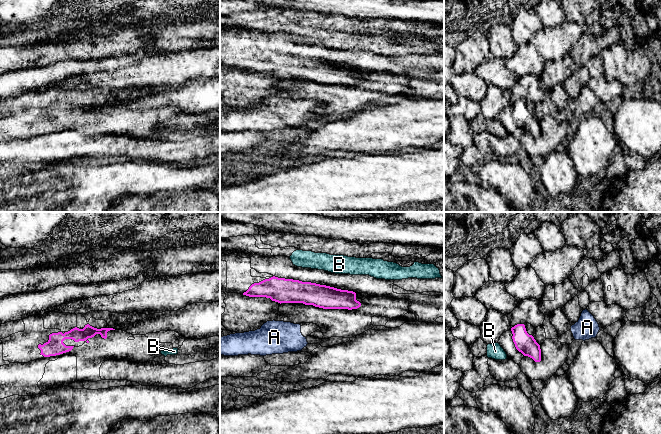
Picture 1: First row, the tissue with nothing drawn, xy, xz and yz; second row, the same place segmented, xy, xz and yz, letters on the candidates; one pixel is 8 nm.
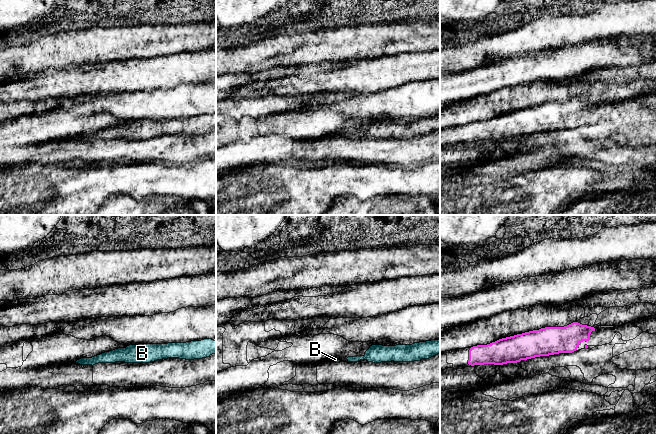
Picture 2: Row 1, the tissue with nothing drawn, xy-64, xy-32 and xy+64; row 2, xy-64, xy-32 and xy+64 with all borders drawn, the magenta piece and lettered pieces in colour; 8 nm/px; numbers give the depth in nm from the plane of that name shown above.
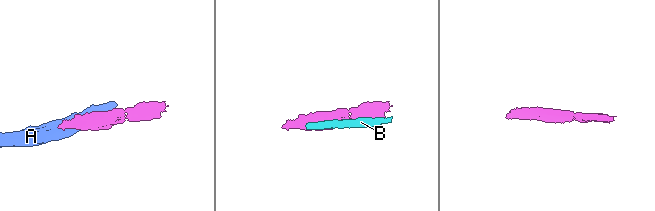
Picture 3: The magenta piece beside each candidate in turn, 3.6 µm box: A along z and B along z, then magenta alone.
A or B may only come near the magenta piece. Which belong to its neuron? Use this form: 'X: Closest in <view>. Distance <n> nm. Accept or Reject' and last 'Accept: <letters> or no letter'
A: Closest in xz. Distance 140 nm. Reject
B: Closest in yz. Distance 90 nm. Reject
Accept: no letter

